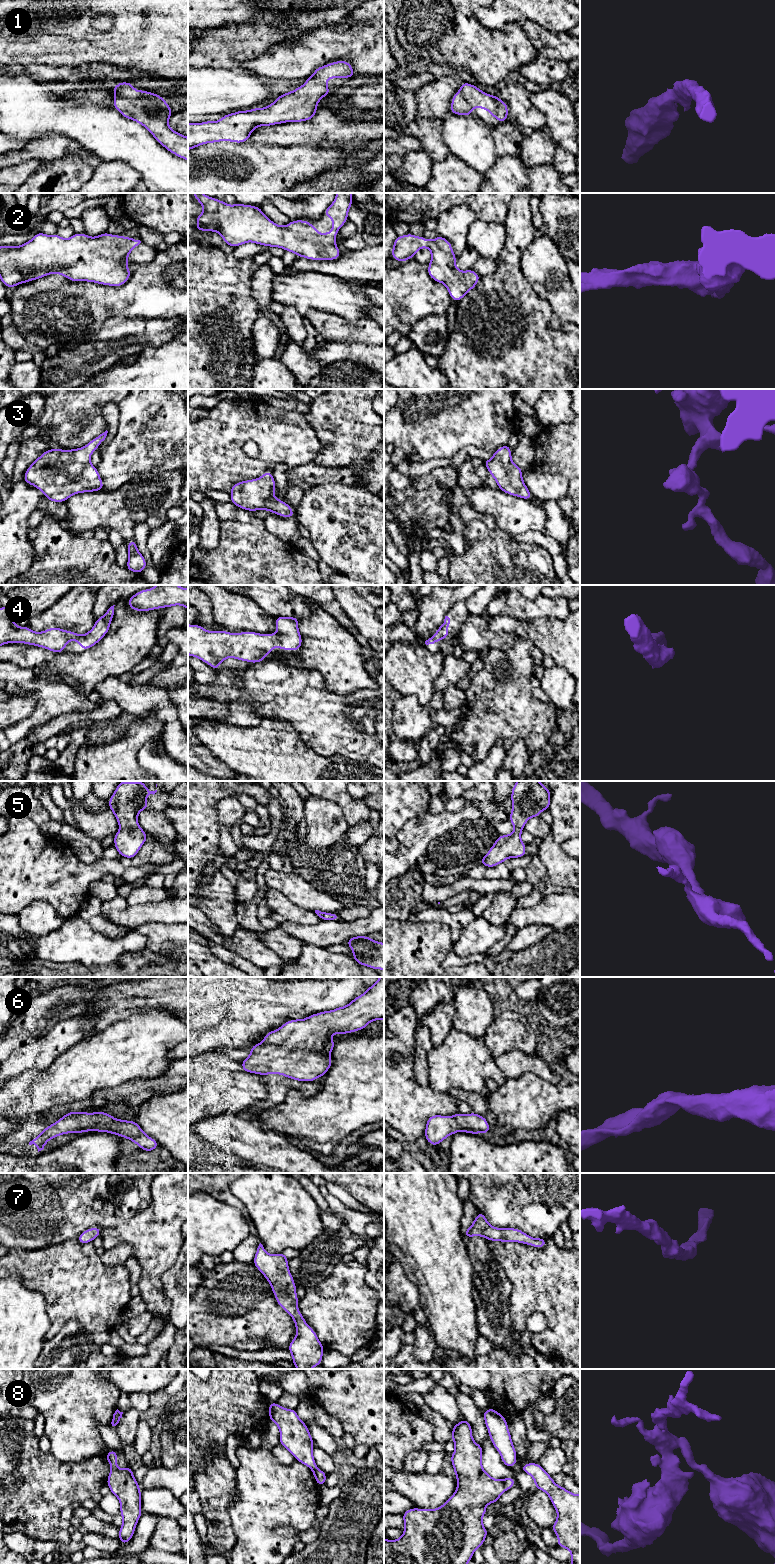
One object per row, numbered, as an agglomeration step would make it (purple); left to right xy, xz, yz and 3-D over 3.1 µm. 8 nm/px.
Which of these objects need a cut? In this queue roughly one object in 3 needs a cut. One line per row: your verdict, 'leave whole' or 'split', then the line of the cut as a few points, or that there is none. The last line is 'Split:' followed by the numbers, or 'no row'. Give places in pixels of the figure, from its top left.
1: leave whole | no cut
2: leave whole | no cut
3: leave whole | no cut
4: leave whole | no cut
5: leave whole | no cut
6: leave whole | no cut
7: leave whole | no cut
8: split | xz (316, 1467), (312, 1470)
Split: 8

